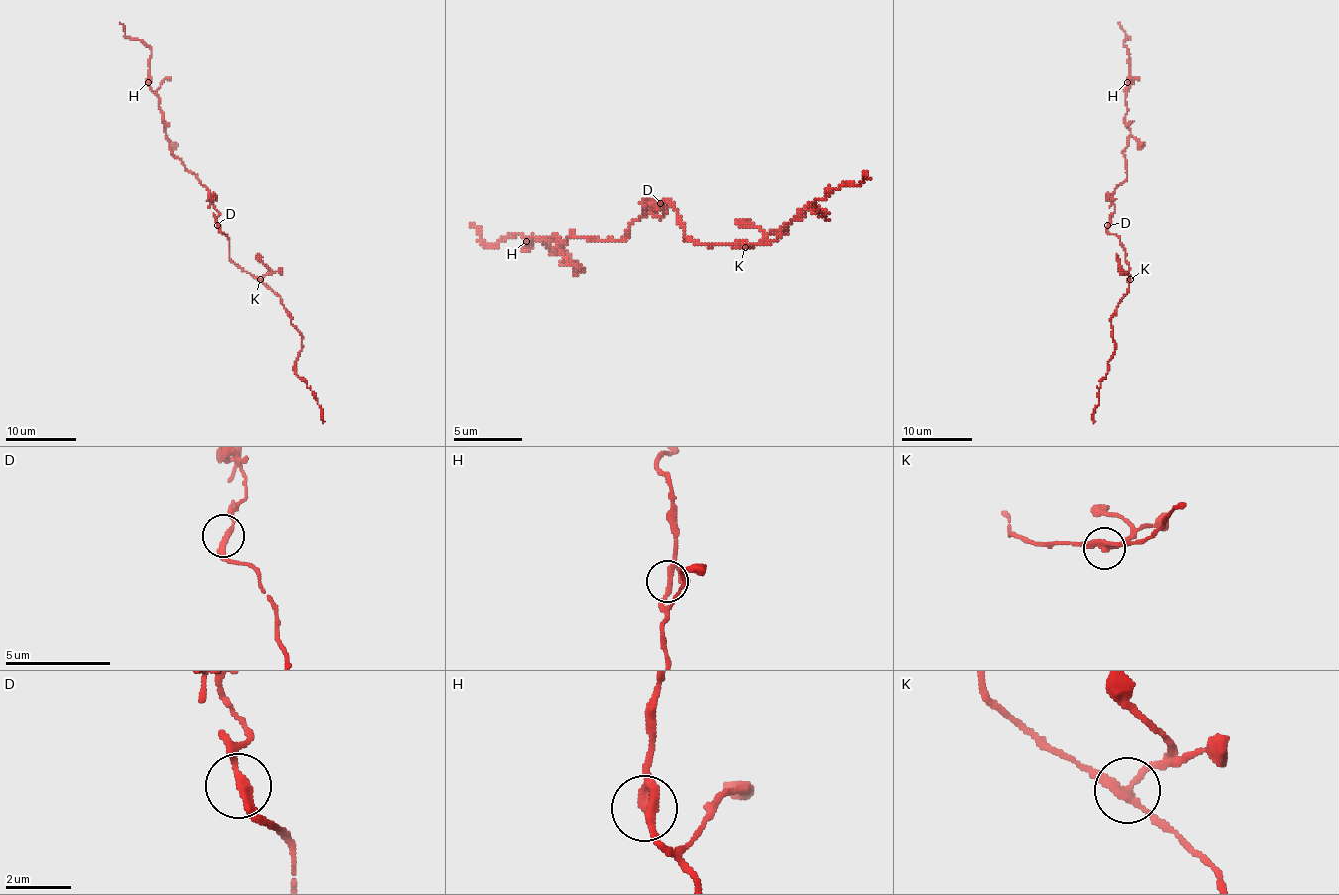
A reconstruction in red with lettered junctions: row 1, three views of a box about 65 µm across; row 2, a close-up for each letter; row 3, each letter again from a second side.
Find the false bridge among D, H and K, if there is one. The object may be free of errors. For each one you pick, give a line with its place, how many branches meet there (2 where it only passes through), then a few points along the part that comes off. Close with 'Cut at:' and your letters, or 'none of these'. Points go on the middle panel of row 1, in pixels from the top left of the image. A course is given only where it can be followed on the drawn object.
K: Place: (745, 247). Branches: 3. Course of the part to remove: (746, 248), (763, 234), (739, 220)
Cut at: K

